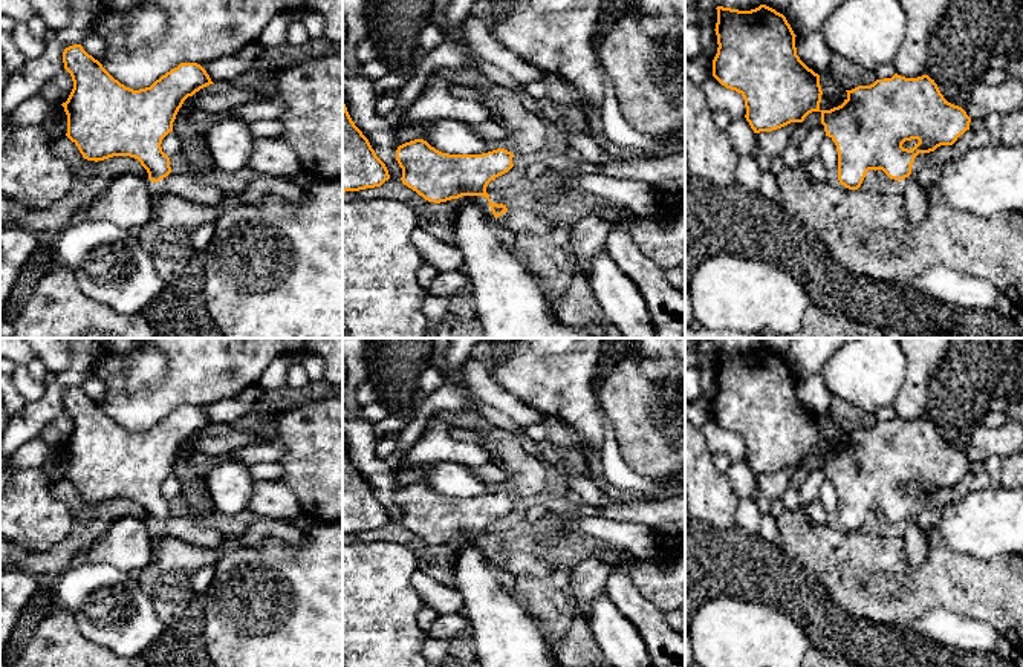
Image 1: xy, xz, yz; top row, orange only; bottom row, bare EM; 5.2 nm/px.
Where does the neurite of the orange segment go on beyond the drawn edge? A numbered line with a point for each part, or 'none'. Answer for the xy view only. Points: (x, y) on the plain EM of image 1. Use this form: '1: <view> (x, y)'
none

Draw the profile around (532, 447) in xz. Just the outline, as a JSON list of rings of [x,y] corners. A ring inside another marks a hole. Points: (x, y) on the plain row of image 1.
[[[520,427],[517,436],[518,436],[523,448],[524,448],[529,454],[540,457],[544,445],[541,445],[540,442],[535,442],[534,439],[531,439],[531,438],[526,434],[524,427]]]

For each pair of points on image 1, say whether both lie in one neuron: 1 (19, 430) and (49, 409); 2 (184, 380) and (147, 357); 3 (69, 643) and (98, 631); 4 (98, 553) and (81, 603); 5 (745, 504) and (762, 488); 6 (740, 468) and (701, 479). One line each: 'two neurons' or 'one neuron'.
1: one neuron
2: two neurons
3: two neurons
4: two neurons
5: two neurons
6: two neurons

